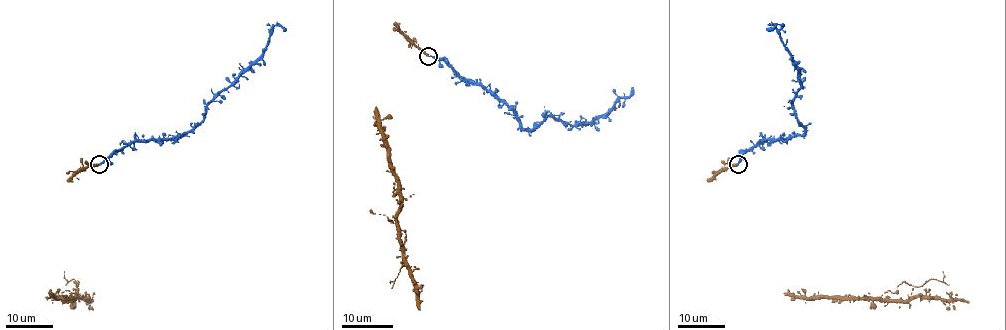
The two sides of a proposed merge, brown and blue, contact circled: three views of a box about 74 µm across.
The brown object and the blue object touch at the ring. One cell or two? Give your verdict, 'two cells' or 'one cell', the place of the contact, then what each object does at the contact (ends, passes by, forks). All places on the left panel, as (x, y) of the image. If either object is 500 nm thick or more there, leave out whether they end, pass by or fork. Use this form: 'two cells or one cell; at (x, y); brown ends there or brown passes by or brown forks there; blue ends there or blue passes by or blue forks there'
one cell; at (99, 164); brown ends there; blue ends there

